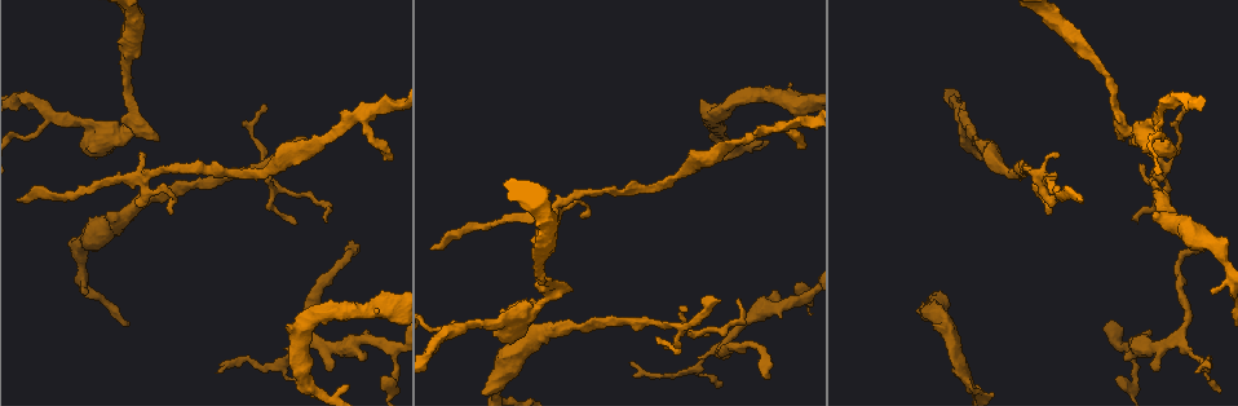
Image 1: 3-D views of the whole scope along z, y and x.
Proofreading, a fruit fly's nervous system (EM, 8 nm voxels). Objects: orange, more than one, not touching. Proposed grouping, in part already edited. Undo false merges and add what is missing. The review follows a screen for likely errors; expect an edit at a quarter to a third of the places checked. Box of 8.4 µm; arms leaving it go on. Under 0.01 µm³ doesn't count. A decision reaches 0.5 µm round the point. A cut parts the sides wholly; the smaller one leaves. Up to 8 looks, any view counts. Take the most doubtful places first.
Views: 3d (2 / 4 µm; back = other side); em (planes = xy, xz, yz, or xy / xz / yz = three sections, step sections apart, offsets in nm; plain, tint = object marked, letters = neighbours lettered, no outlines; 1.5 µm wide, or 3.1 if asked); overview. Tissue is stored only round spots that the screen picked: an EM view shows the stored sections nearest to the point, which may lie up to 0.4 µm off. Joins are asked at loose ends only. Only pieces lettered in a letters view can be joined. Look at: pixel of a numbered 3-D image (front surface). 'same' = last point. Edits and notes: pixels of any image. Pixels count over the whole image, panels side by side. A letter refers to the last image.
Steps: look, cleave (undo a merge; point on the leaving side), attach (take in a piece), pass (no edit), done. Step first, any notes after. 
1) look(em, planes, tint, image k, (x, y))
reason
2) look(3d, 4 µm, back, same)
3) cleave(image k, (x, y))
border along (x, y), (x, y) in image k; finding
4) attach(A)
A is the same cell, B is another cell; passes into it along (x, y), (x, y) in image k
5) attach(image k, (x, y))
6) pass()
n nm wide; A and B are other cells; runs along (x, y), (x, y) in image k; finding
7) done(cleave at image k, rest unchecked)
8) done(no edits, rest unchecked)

look(em, planes, plain, image 1, (355, 246))

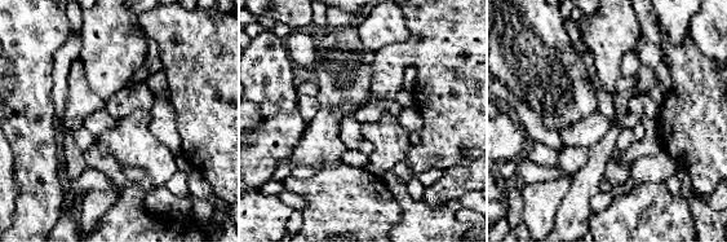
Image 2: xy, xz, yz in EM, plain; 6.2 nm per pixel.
look(em, planes, letters, same)
what lies round it

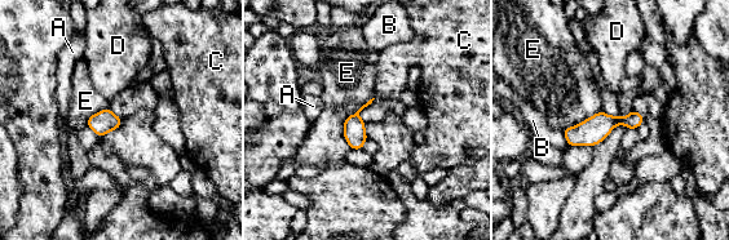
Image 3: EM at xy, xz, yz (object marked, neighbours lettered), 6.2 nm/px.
pass()
A, B, C, D and E are other cells; runs along (640, 119), (566, 132) in image 3; no lettered piece goes on from it

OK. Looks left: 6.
look(3d, 4 µm, image 1, (52, 120))
a fork

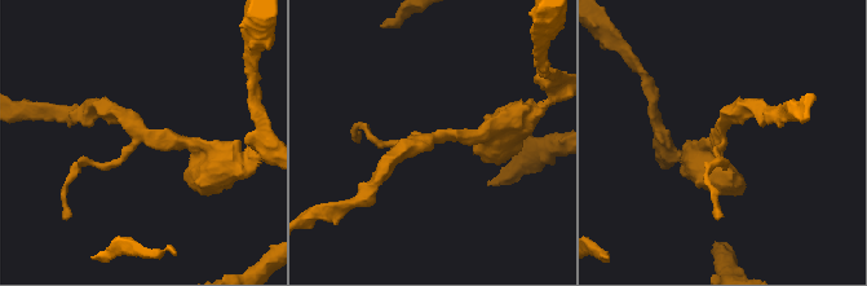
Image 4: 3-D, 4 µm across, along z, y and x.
look(em, xz, step 8, tint, image 4, (143, 134))
3 arms

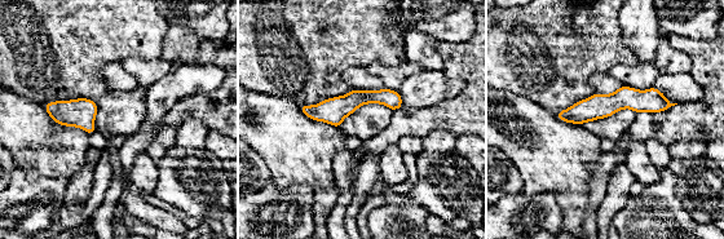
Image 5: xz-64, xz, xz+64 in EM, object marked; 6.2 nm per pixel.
look(em, yz, step 8, letters, same)
another direction

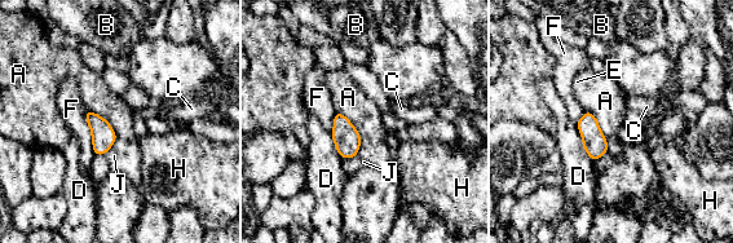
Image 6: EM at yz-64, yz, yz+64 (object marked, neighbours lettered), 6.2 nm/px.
pass()
A, B, C, D, E, F, H and J are other cells; border along (586, 110), (597, 120), (608, 151) in image 6; all the same neuron

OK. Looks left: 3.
look(3d, 2 µm, image 1, (159, 141))
free end

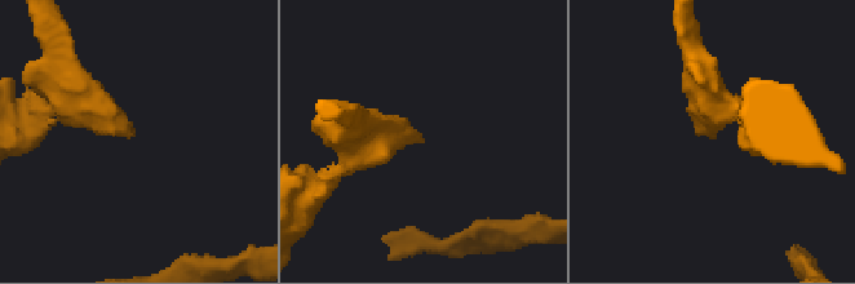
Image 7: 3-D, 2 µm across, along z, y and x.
look(em, planes, plain, image 7, (423, 138))

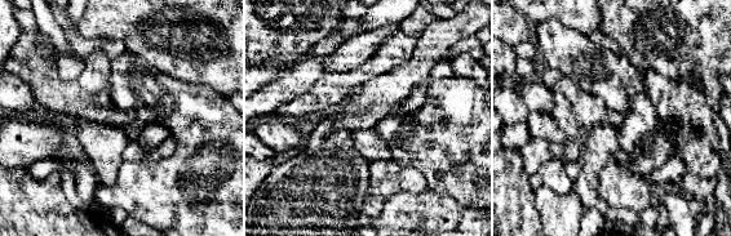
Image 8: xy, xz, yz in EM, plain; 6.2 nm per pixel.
look(em, planes, letters, same)

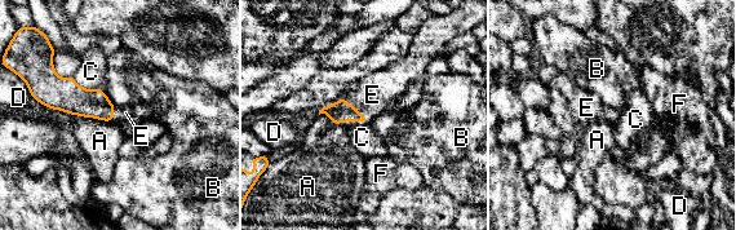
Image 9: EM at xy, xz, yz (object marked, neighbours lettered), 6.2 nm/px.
attach(E)
A touches over 260 nm; E is the same cell, A, B, C, D and F are other cells; it goes on there

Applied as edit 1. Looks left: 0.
done(attach at image 9, rest unchecked)

